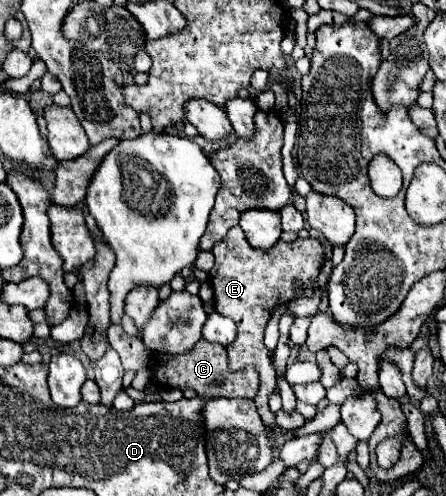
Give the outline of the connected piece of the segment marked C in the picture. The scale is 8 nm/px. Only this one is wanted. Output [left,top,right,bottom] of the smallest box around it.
[152,338,259,398]

